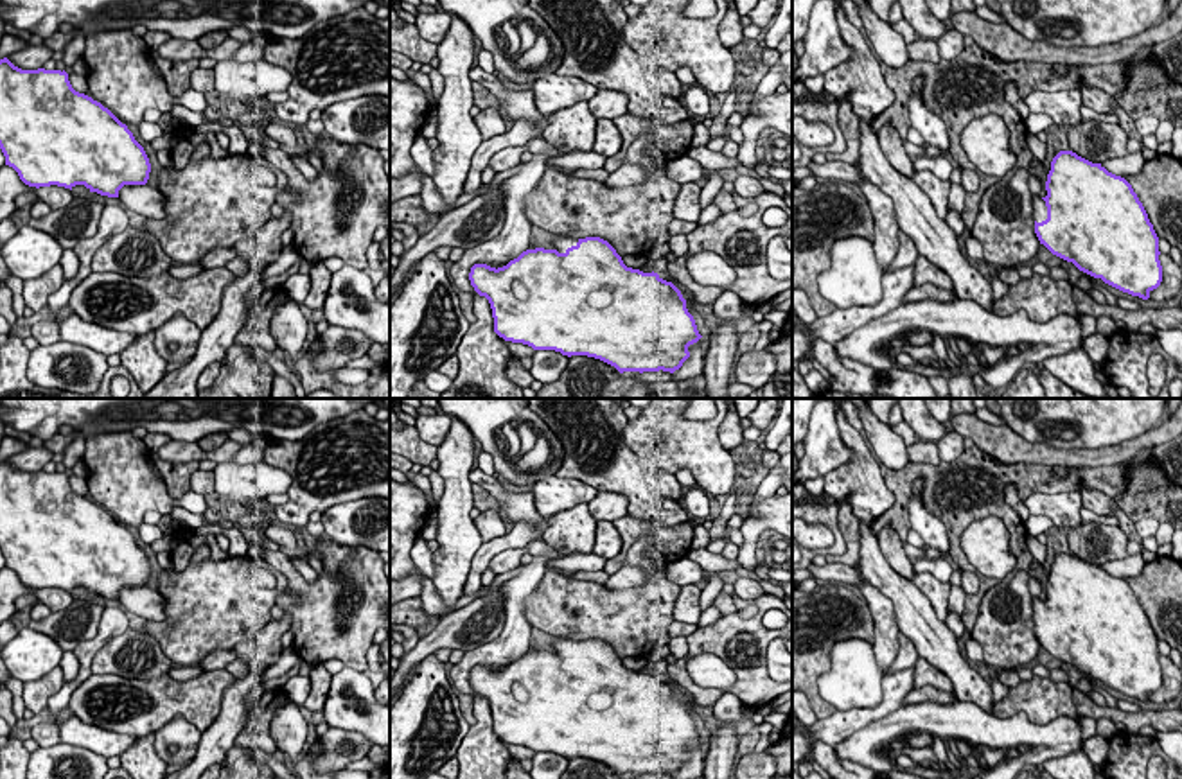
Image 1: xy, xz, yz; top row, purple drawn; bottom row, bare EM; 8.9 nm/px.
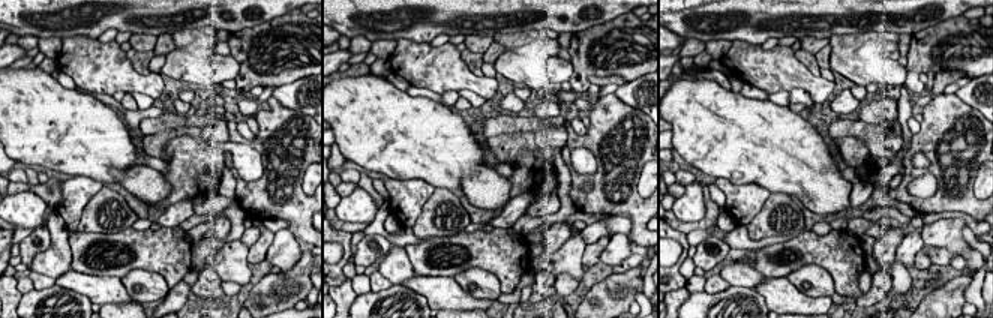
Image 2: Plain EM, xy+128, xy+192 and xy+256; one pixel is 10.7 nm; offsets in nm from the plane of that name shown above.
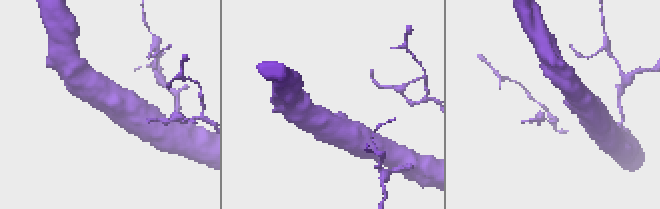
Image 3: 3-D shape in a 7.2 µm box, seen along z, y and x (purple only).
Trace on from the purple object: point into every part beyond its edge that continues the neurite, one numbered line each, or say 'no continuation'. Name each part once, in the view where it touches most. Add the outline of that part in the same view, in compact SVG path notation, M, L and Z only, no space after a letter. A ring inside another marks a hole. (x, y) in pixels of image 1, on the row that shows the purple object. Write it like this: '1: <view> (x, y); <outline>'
1: yz (1039, 205); M1033 196L1031 201L1033 201L1033 219L1036 223L1045 221L1047 219L1045 201L1040 196Z

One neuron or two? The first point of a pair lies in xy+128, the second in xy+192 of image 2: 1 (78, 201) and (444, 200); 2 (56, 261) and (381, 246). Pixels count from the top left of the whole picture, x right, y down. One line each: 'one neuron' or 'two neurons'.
1: two neurons
2: two neurons

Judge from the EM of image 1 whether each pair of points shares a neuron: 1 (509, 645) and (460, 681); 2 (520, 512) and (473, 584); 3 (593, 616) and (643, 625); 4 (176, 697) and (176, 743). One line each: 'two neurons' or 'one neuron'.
1: one neuron
2: two neurons
3: one neuron
4: two neurons

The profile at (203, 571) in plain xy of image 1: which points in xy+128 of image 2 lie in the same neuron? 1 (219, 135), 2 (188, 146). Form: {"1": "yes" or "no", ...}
{"1": "no", "2": "yes"}

